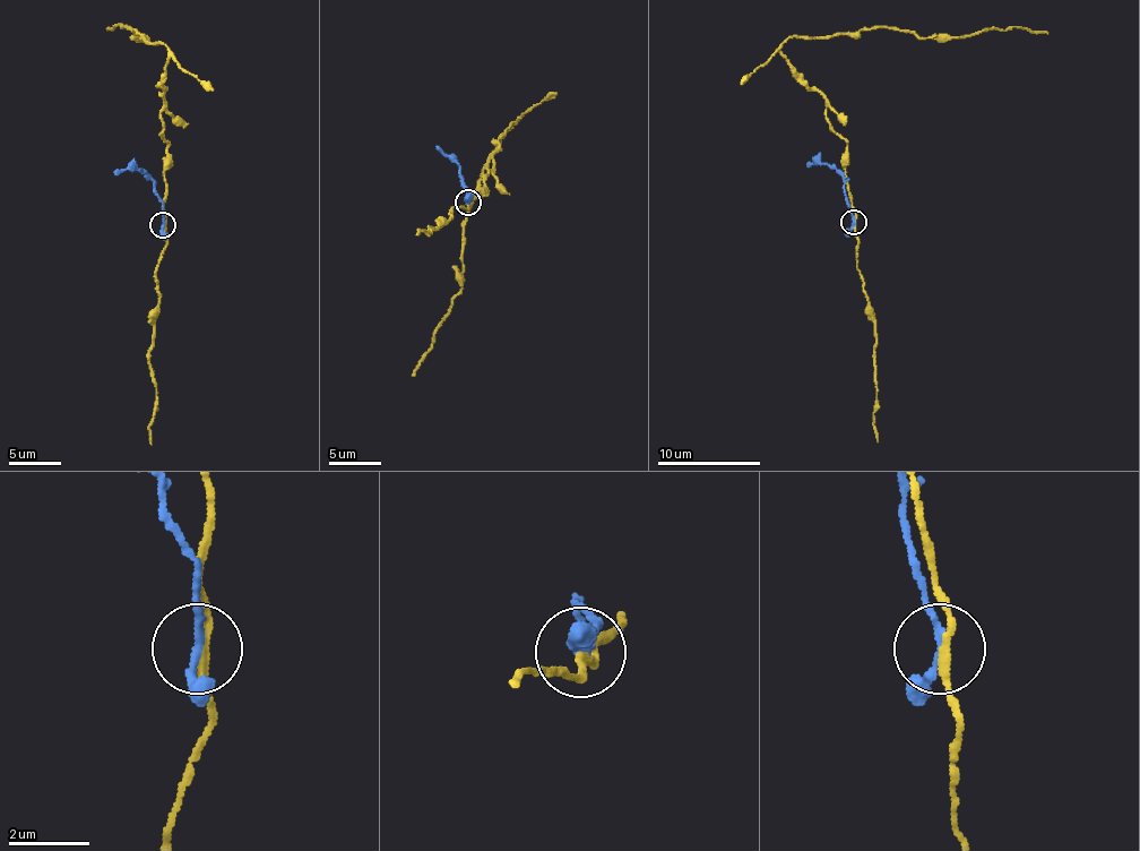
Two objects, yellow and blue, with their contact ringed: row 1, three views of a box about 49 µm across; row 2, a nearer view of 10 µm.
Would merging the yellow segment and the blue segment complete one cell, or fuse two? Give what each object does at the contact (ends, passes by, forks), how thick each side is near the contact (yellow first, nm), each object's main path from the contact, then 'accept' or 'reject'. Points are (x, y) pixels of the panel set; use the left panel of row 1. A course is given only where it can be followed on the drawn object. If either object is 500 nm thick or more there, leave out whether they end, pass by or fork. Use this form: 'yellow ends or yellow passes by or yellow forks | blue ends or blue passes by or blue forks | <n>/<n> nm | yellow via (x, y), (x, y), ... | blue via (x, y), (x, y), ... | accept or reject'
yellow passes by | blue passes by | 180/200 nm | yellow via (165, 224), (166, 145), (161, 120), (169, 50), (137, 29), (139, 37), (121, 28), (121, 23), (108, 29) | blue via (162, 224), (164, 204), (155, 183), (139, 169), (113, 172) | reject

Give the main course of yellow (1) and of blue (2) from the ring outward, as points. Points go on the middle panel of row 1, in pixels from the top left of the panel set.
1: (469, 203), (476, 192), (485, 194), (486, 169), (512, 122), (469, 208), (460, 291), (413, 376)
2: (467, 203), (473, 197), (458, 166), (434, 146)

